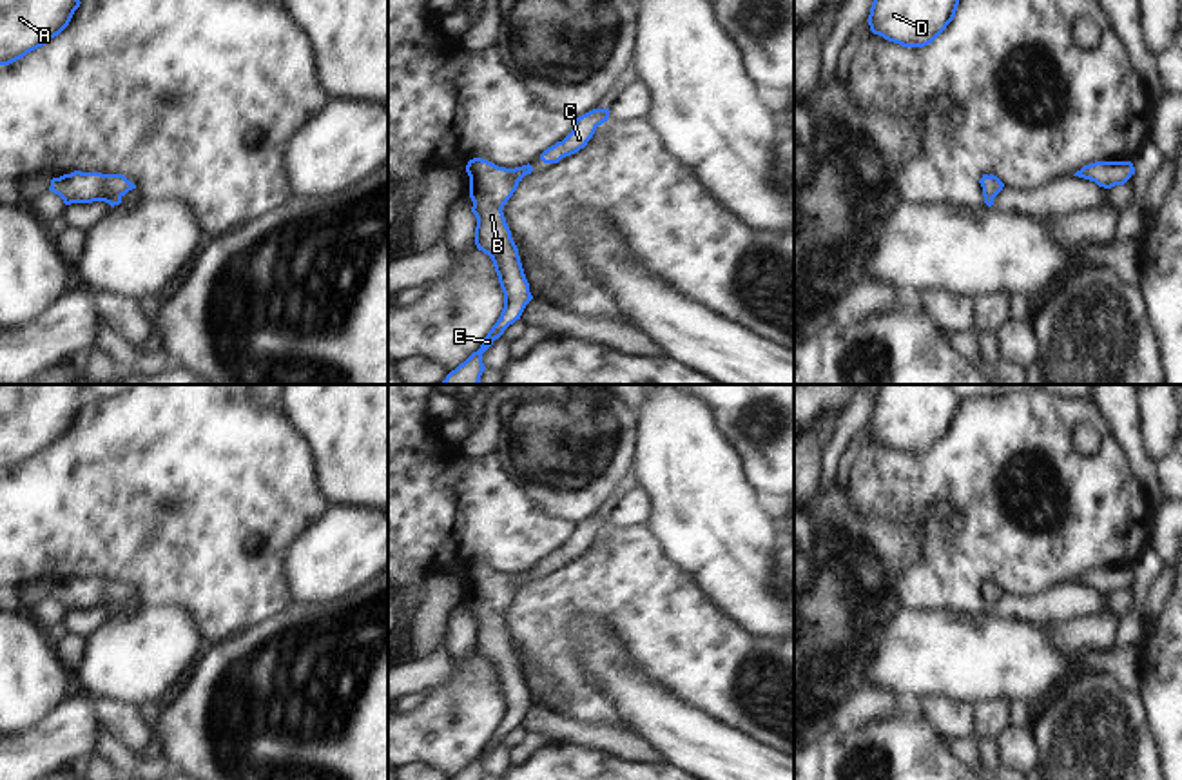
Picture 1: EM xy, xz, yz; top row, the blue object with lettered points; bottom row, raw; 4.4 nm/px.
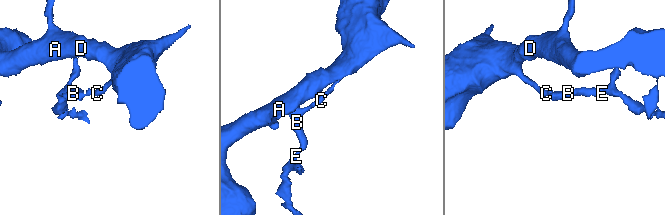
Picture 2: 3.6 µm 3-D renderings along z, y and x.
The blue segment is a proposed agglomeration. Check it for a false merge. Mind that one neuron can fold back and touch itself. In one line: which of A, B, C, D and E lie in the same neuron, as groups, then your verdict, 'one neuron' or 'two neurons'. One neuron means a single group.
A B C D E; one neuron

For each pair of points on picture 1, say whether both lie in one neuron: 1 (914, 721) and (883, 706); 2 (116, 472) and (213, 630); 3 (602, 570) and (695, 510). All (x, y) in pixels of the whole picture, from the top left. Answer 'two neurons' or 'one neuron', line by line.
1: two neurons
2: one neuron
3: two neurons

